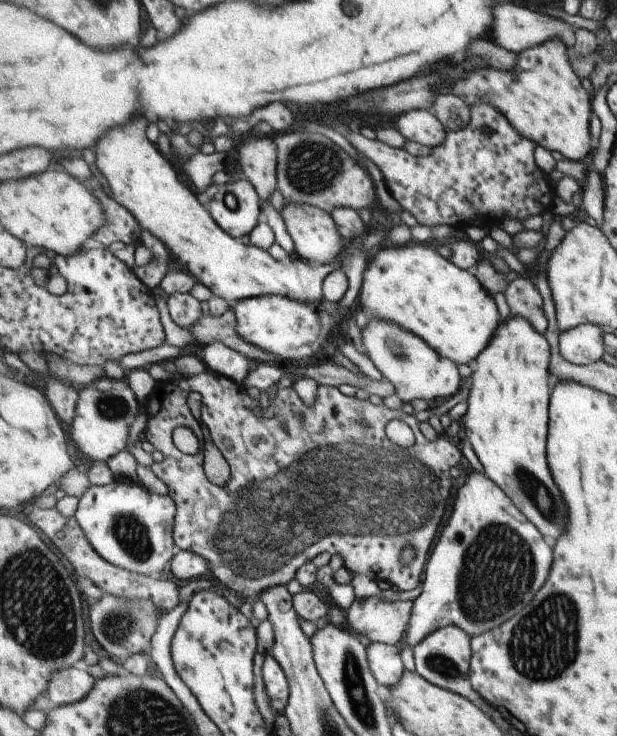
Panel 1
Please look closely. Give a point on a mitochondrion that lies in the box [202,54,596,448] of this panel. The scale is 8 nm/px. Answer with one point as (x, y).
(311, 167)

